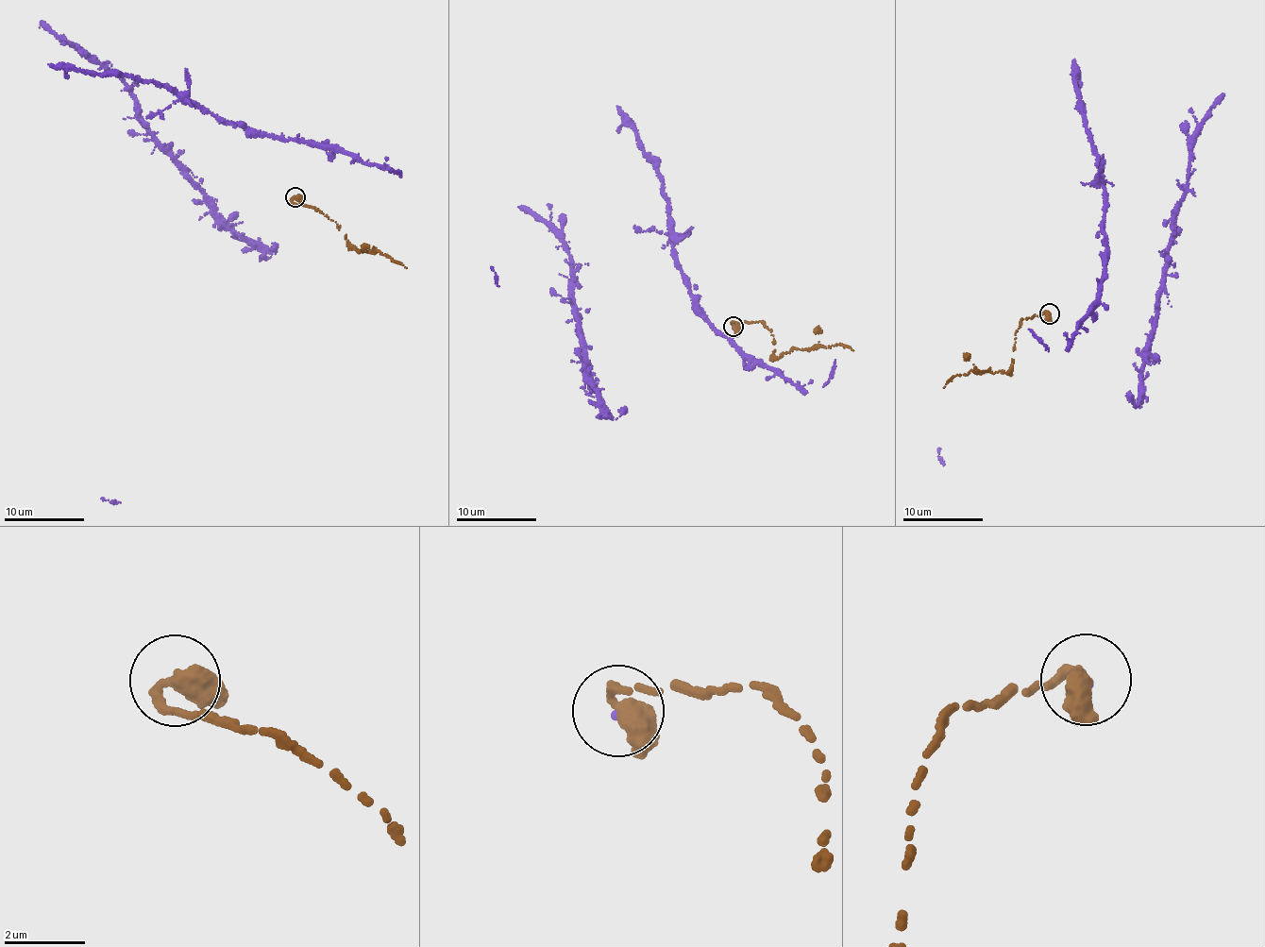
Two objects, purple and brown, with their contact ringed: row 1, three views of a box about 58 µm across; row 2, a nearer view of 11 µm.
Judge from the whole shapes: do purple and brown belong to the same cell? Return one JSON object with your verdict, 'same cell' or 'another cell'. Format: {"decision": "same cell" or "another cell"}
{"decision": "same cell"}

